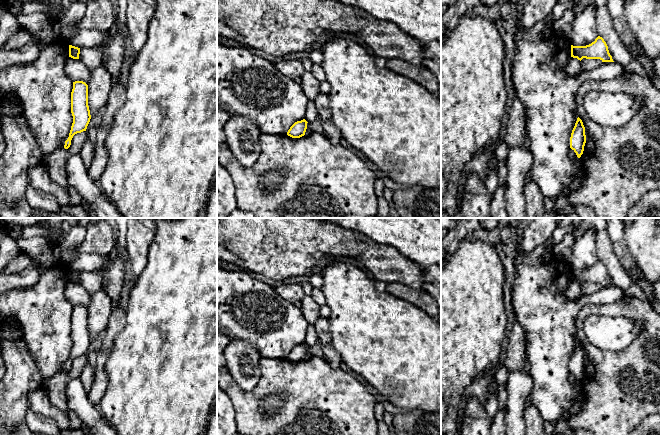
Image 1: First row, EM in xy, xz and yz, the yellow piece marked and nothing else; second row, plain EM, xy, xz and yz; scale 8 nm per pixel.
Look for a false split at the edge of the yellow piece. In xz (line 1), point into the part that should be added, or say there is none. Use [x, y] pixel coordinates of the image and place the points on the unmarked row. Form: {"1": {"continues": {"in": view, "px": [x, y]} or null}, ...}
{"1": {"continues": null}}

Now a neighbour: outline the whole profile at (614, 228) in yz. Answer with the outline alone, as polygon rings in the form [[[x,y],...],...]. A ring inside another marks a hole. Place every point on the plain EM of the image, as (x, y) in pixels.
[[[605,218],[607,223],[607,233],[612,243],[613,250],[617,255],[621,265],[626,272],[635,277],[633,283],[638,284],[644,292],[645,300],[653,307],[660,315],[660,303],[655,298],[655,285],[648,280],[638,279],[639,270],[635,265],[635,259],[630,254],[628,246],[624,241],[623,236],[623,221],[622,218]]]

